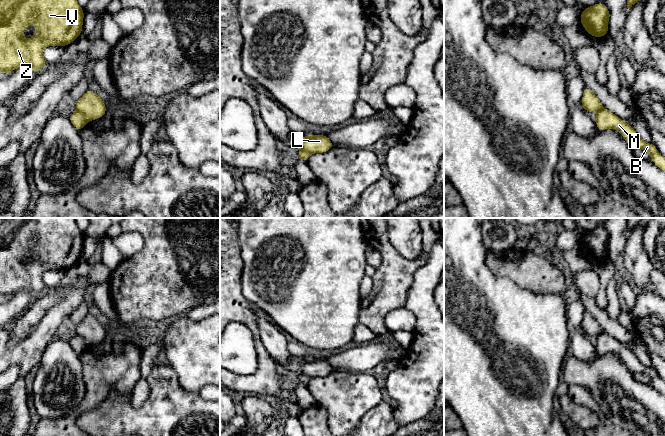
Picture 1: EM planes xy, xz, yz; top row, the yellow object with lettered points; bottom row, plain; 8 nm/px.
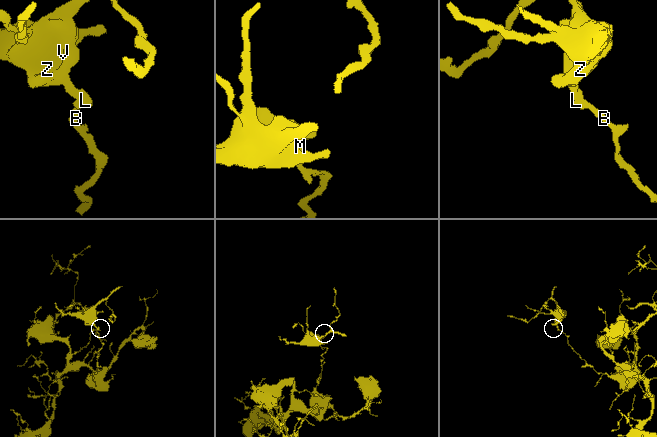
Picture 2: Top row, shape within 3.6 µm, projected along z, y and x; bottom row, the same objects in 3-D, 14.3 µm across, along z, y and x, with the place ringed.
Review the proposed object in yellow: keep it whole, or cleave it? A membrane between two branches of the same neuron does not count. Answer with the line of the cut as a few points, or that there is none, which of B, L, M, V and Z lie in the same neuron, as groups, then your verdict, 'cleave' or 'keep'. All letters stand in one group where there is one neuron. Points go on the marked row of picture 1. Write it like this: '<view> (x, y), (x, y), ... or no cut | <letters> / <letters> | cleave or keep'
xy (76, 110), (80, 111), (87, 121) | B M / L V Z | cleave

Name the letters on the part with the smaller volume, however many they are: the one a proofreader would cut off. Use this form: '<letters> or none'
L, V, Z

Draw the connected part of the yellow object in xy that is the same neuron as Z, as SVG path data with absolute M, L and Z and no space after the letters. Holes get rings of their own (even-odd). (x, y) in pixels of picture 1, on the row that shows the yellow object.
M0 0L0 72L8 74L19 67L29 67L35 73L46 66L43 50L48 46L67 46L80 34L84 19L83 8L77 0ZM34 25L36 32L31 39L24 39L24 30Z

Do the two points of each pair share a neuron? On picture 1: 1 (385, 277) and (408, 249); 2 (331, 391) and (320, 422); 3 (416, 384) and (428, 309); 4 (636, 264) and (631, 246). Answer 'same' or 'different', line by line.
1: different
2: different
3: same
4: same

